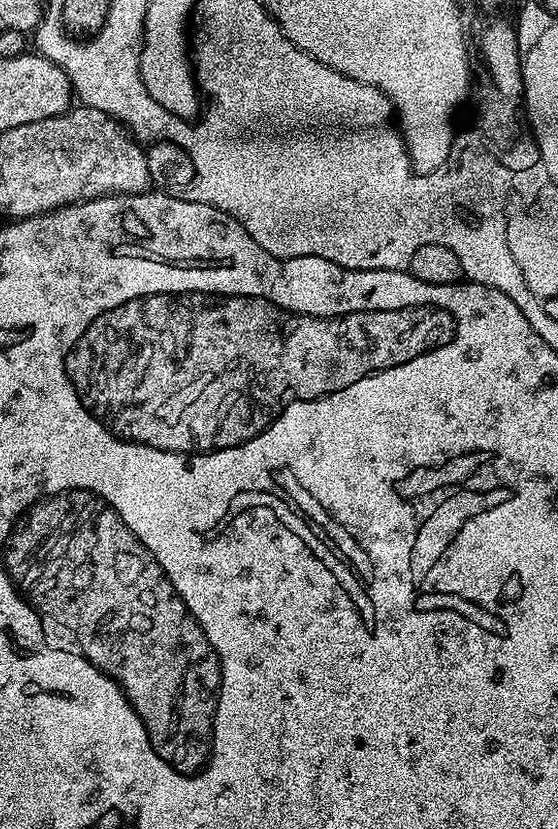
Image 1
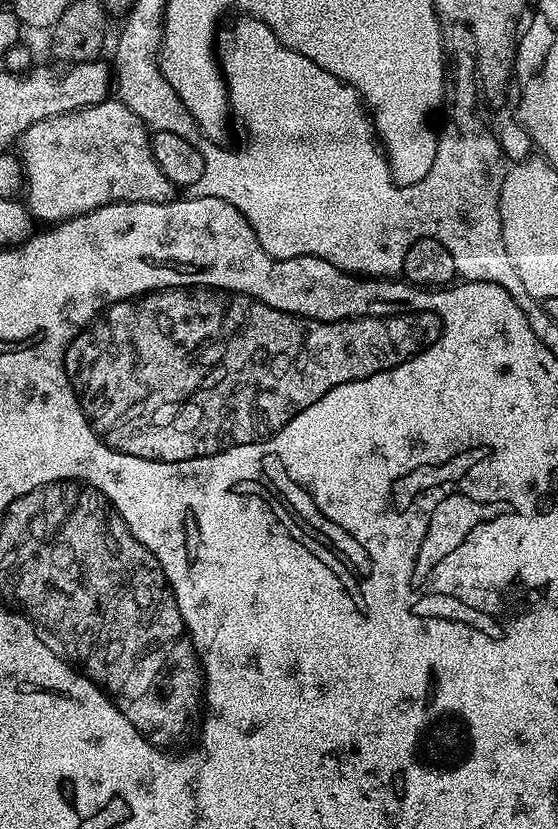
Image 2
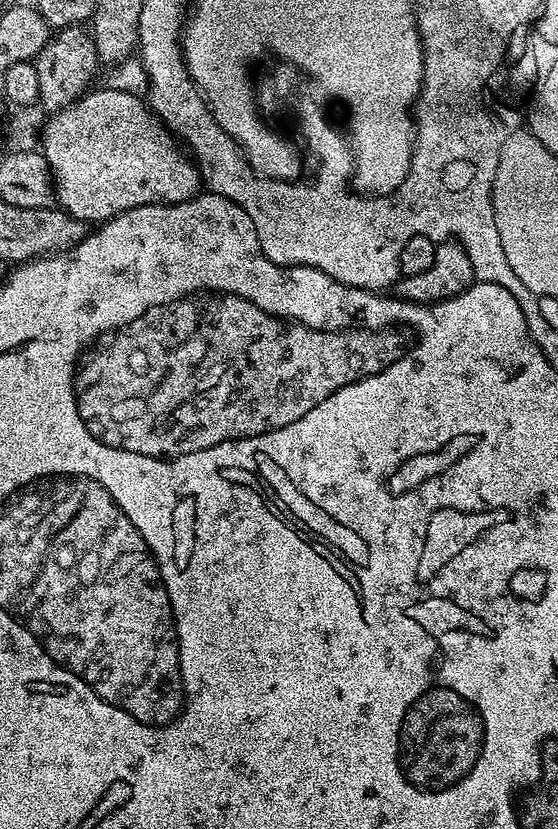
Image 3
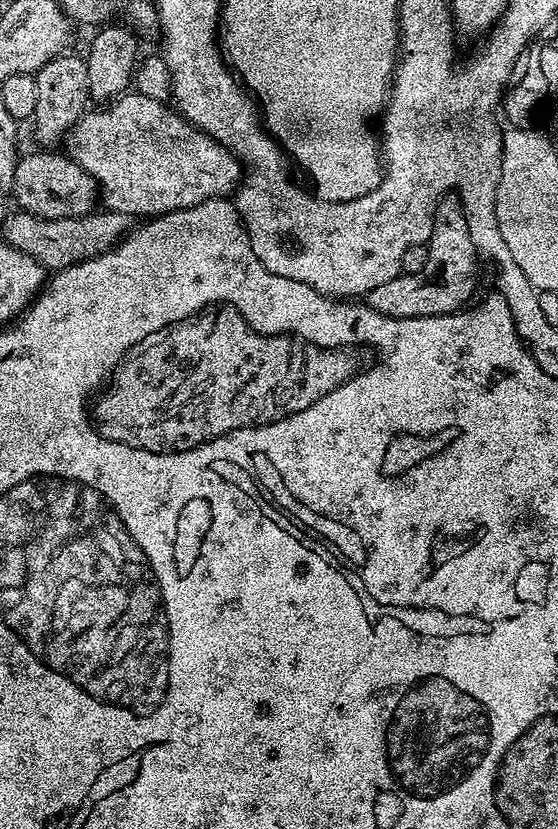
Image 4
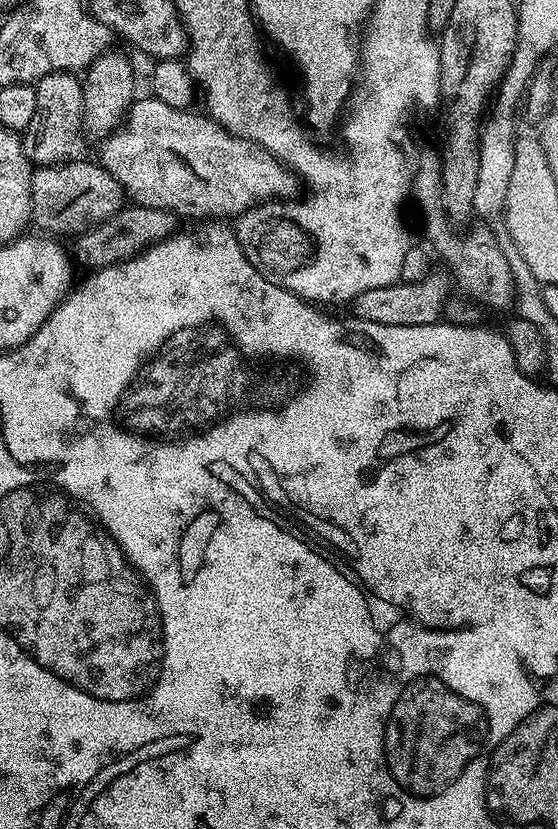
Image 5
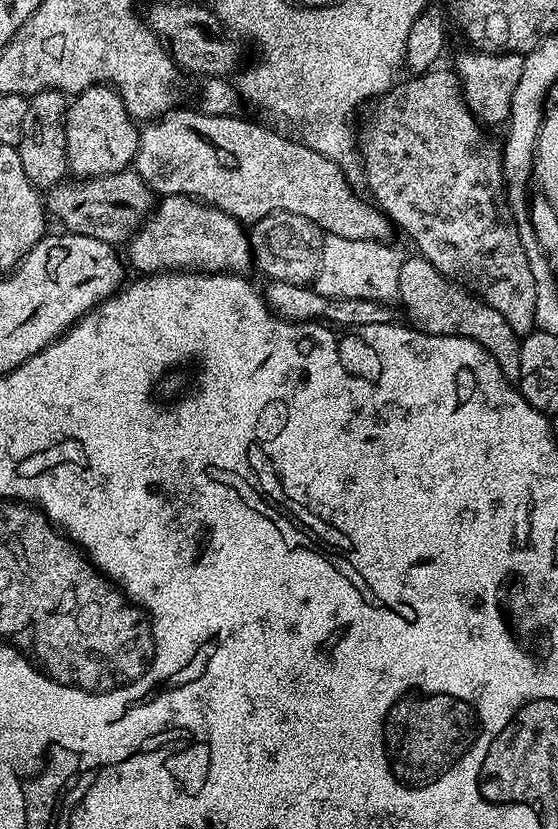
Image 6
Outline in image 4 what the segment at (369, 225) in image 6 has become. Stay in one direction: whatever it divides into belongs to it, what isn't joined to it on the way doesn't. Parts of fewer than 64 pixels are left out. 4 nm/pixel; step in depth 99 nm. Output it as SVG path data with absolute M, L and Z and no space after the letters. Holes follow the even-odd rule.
M129 90L107 106L97 107L100 108L97 112L85 112L68 133L67 155L96 180L102 189L102 204L107 211L121 212L133 218L165 216L167 212L198 206L207 200L224 198L236 192L242 180L241 161L233 152L184 119L179 111L168 107L163 100L146 98L138 91Z

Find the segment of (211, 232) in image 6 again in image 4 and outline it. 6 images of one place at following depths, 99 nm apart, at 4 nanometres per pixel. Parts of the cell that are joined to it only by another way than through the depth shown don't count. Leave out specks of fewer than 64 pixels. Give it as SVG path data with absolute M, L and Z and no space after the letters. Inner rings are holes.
M19 210L13 213L13 216L8 216L4 220L3 243L30 254L32 258L50 270L68 268L72 264L86 262L90 258L109 252L125 239L134 227L133 217L107 210L93 210L87 216L71 216L53 220L38 218L34 214Z

